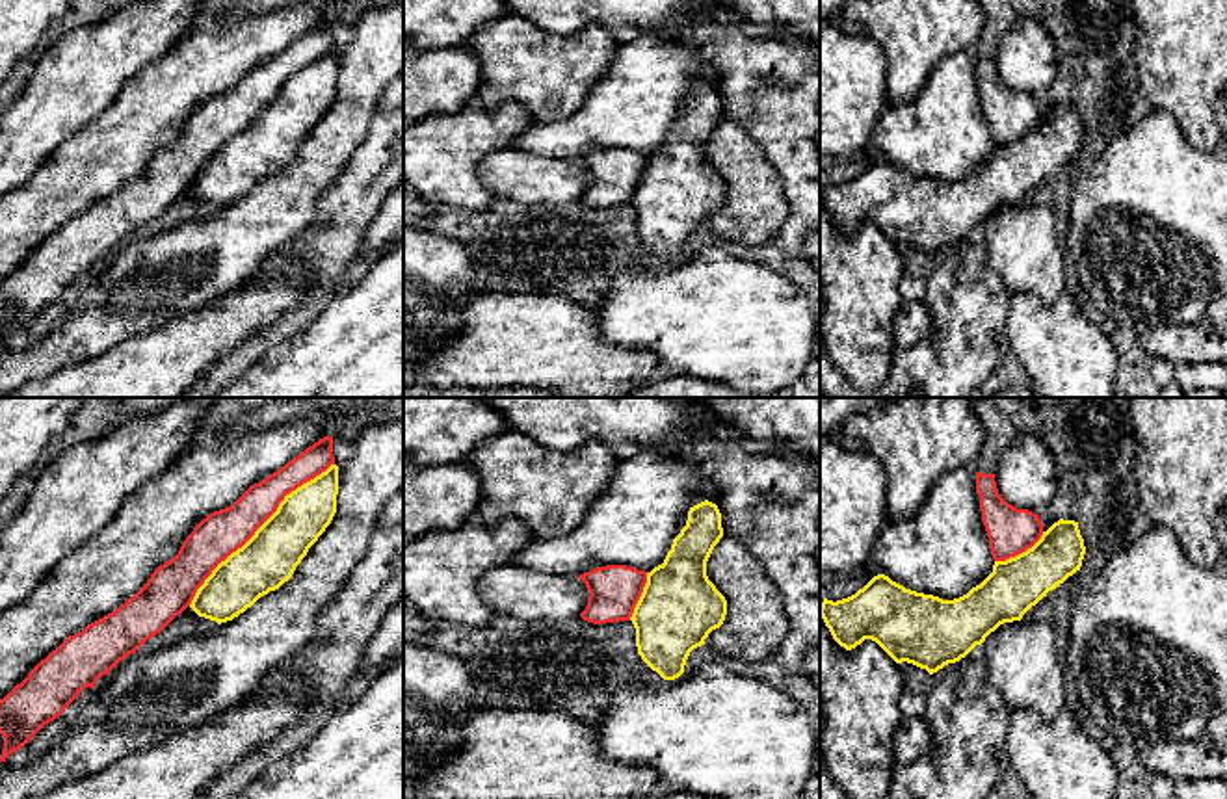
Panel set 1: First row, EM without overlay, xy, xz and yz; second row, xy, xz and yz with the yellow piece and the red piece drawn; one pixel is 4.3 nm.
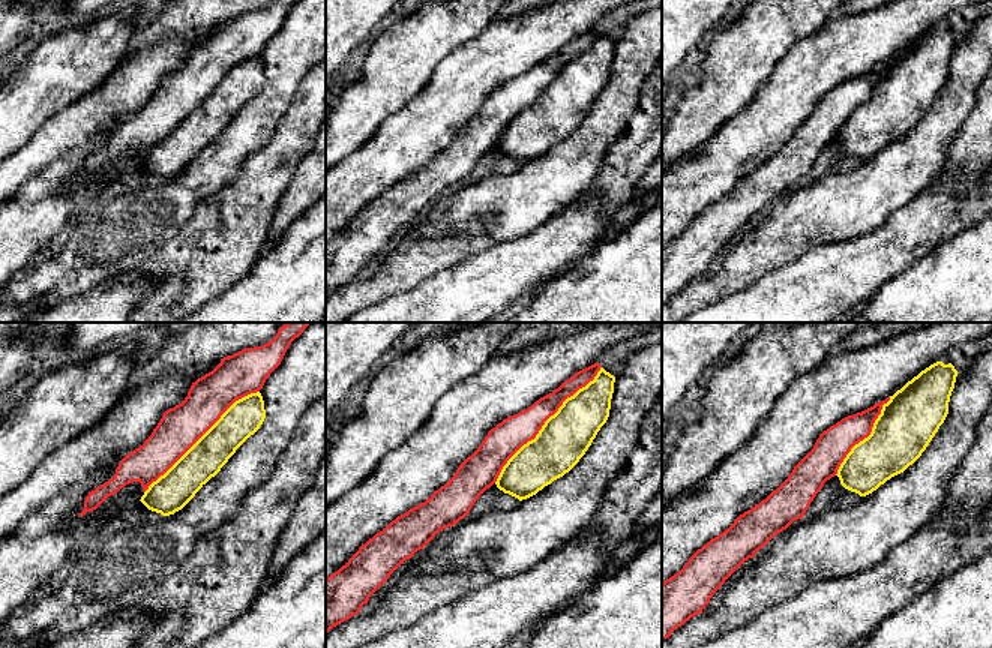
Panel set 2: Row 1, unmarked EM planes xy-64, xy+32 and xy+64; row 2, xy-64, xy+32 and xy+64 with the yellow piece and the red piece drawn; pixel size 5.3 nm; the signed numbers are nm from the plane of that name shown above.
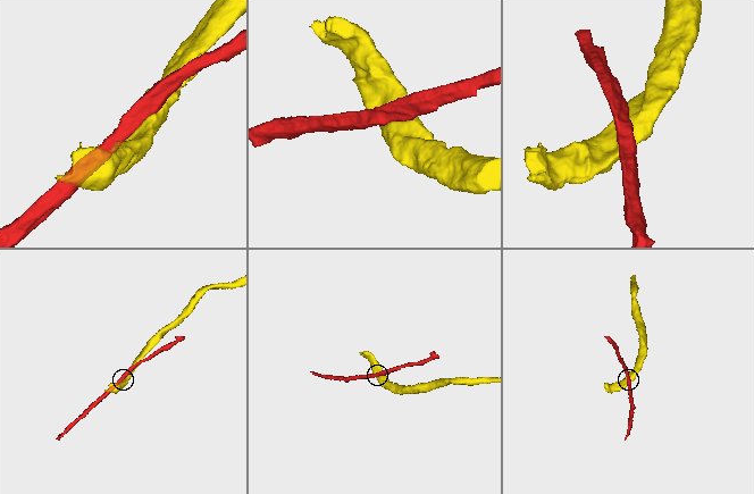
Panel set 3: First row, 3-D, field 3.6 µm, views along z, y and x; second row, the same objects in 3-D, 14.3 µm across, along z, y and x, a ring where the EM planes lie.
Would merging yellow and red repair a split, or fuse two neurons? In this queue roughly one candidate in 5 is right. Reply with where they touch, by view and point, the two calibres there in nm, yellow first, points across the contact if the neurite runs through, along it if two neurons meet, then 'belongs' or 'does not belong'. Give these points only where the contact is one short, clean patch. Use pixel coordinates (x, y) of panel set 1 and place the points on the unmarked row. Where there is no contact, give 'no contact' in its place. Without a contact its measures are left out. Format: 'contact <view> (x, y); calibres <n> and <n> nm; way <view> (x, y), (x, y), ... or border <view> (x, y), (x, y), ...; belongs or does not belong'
contact xy (259, 112); calibres 240 and 190 nm; does not belong

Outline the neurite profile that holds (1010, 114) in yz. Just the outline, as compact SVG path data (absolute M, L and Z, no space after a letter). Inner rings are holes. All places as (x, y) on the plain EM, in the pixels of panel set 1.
M976 56L982 106L995 145L1006 145L1032 132L1043 119L1039 98L1008 87L996 72L995 58Z

